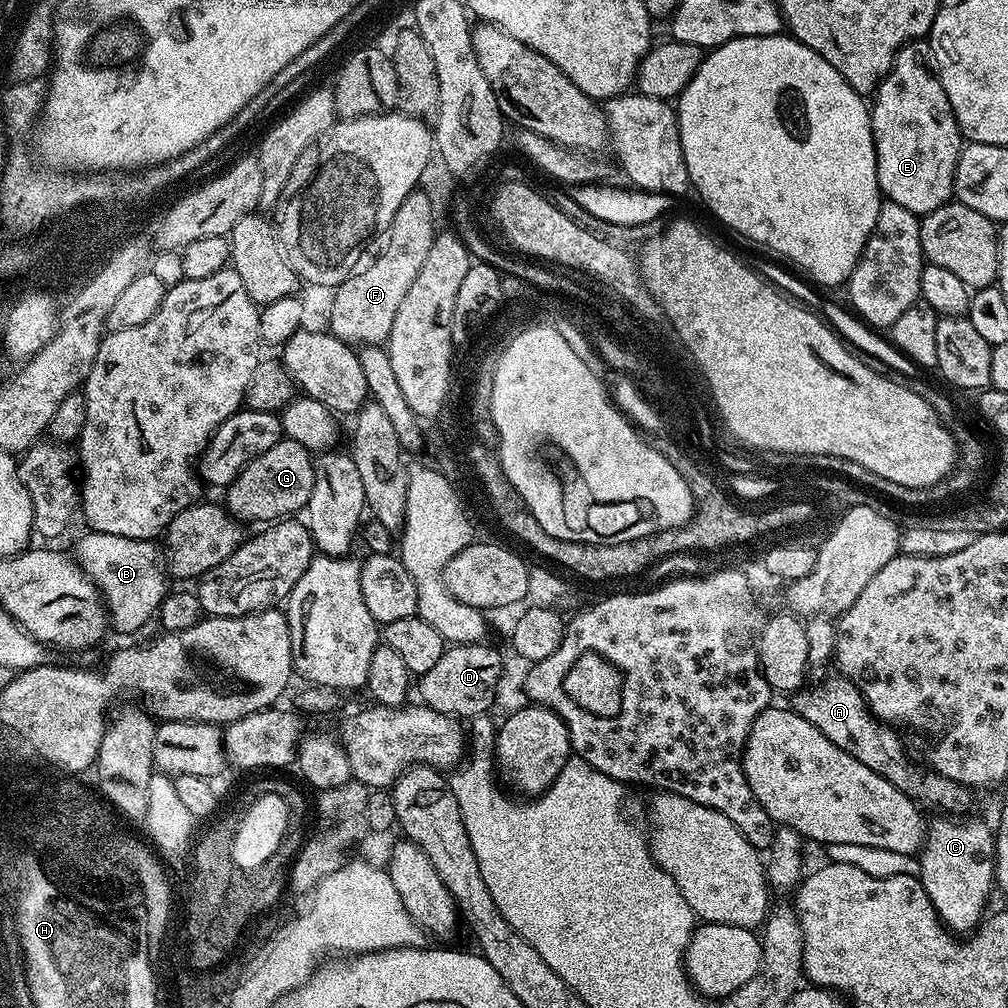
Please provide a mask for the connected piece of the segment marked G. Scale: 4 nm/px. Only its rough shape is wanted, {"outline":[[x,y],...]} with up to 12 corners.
{"outline":[[282,438],[227,485],[241,522],[307,509],[313,453]]}

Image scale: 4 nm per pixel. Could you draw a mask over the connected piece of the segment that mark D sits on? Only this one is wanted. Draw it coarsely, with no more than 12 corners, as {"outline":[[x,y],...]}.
{"outline":[[453,644],[419,677],[419,699],[457,718],[485,715],[500,652]]}

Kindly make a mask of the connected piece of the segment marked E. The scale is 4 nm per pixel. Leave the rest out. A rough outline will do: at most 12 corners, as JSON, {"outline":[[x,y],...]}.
{"outline":[[927,39],[871,97],[881,193],[949,203],[962,137]]}

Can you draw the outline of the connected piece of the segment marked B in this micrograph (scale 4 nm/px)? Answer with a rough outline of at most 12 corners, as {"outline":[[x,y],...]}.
{"outline":[[91,530],[74,556],[111,627],[138,631],[170,591],[151,540]]}

